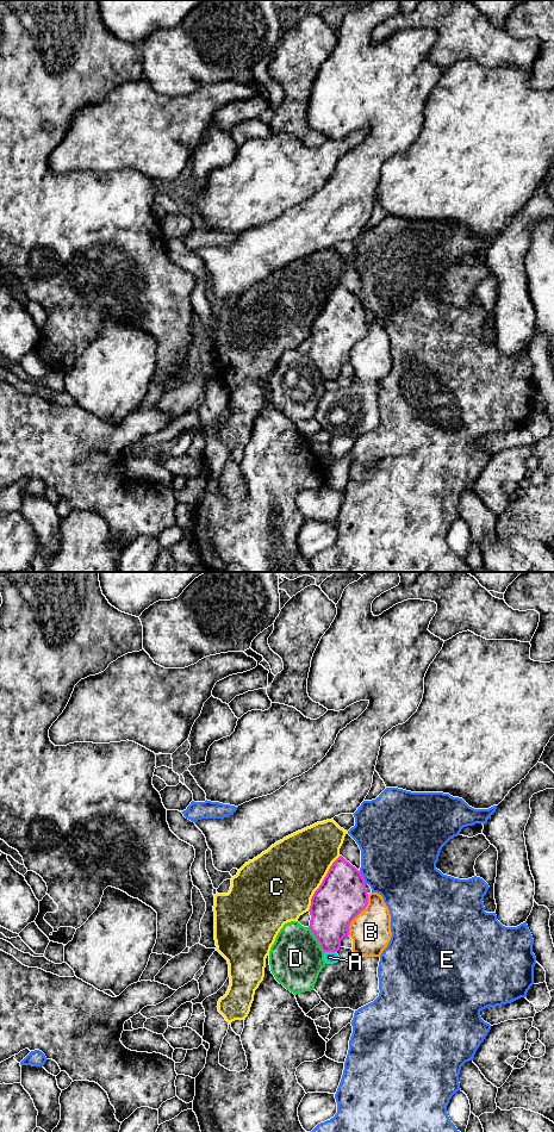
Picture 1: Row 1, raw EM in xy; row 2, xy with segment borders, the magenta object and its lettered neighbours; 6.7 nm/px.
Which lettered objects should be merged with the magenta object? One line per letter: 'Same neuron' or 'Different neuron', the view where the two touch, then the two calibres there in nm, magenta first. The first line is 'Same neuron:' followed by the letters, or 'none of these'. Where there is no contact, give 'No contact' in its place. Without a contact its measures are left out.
Same neuron: none of these
A: Different neuron. Touches magenta in xy. Thickness 280 nm (magenta) against 80 nm
B: Different neuron. Touches magenta in xy. Thickness 320 nm (magenta) against 280 nm
C: Different neuron. Touches magenta in xy. Thickness 320 nm (magenta) against 440 nm
D: Different neuron. Touches magenta in xy. Thickness 320 nm (magenta) against 360 nm
E: Different neuron. Touches magenta in xy. Thickness 320 nm (magenta) against 480 nm

